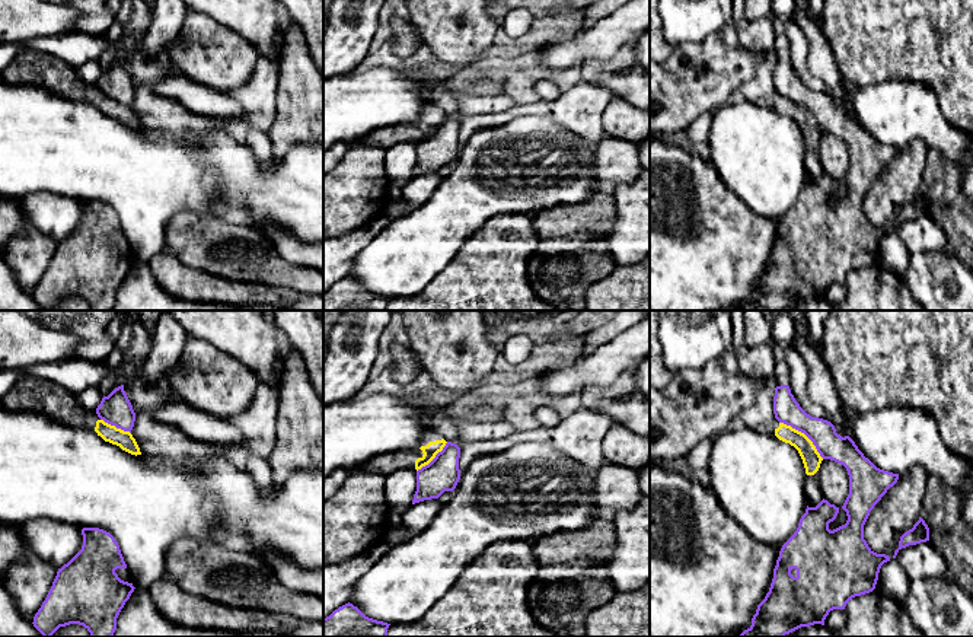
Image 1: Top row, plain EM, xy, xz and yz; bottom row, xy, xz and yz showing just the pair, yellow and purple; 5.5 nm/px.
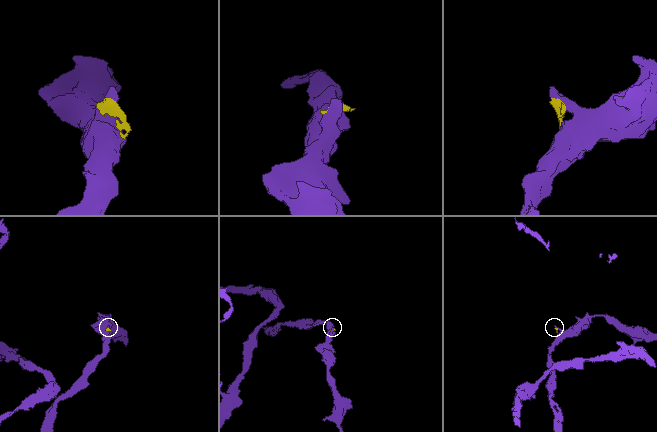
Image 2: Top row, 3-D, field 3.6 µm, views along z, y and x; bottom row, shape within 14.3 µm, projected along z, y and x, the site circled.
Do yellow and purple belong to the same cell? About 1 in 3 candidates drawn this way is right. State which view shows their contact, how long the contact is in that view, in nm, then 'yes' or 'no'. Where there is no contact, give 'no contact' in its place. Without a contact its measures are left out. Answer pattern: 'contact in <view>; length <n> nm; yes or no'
contact in yz; length 320 nm; no

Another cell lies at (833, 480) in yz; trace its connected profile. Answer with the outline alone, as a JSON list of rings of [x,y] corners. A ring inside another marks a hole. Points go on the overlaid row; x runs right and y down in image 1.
[[[823,459],[819,468],[819,485],[823,499],[842,509],[849,494],[849,475],[843,465]]]

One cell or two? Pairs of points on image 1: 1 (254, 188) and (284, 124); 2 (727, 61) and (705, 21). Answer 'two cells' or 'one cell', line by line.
1: two cells
2: two cells

